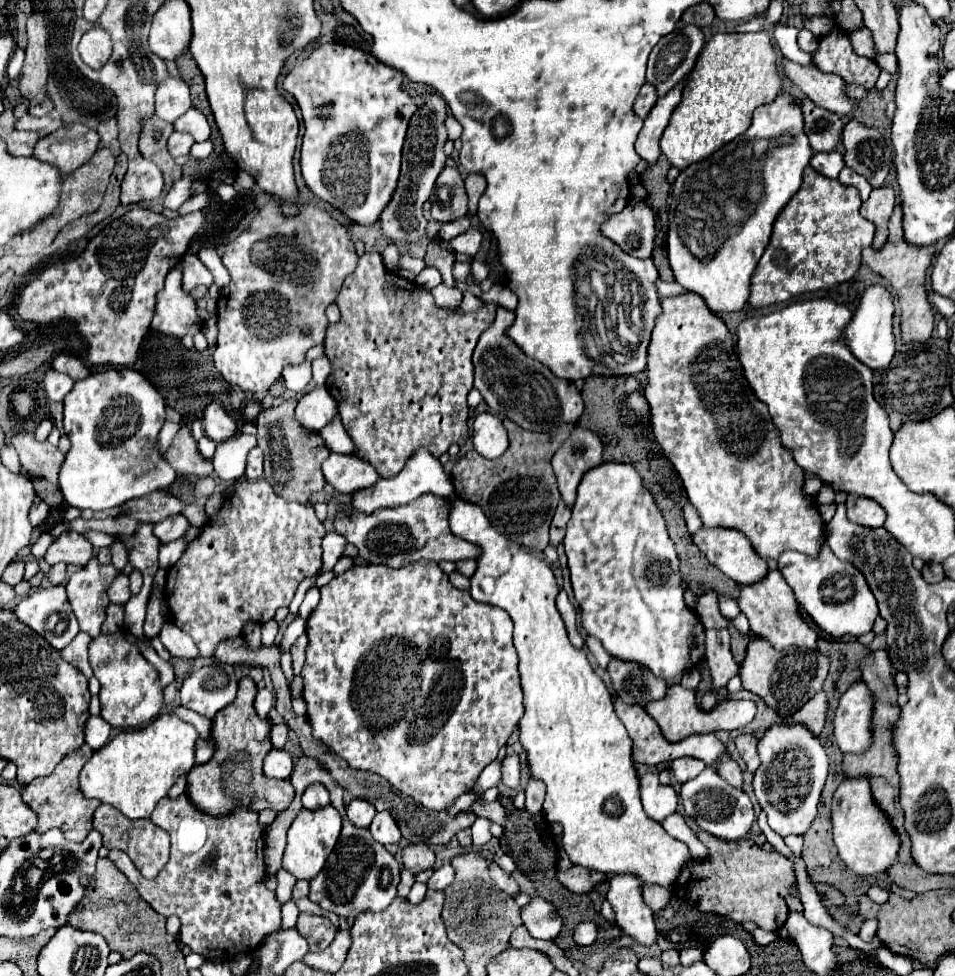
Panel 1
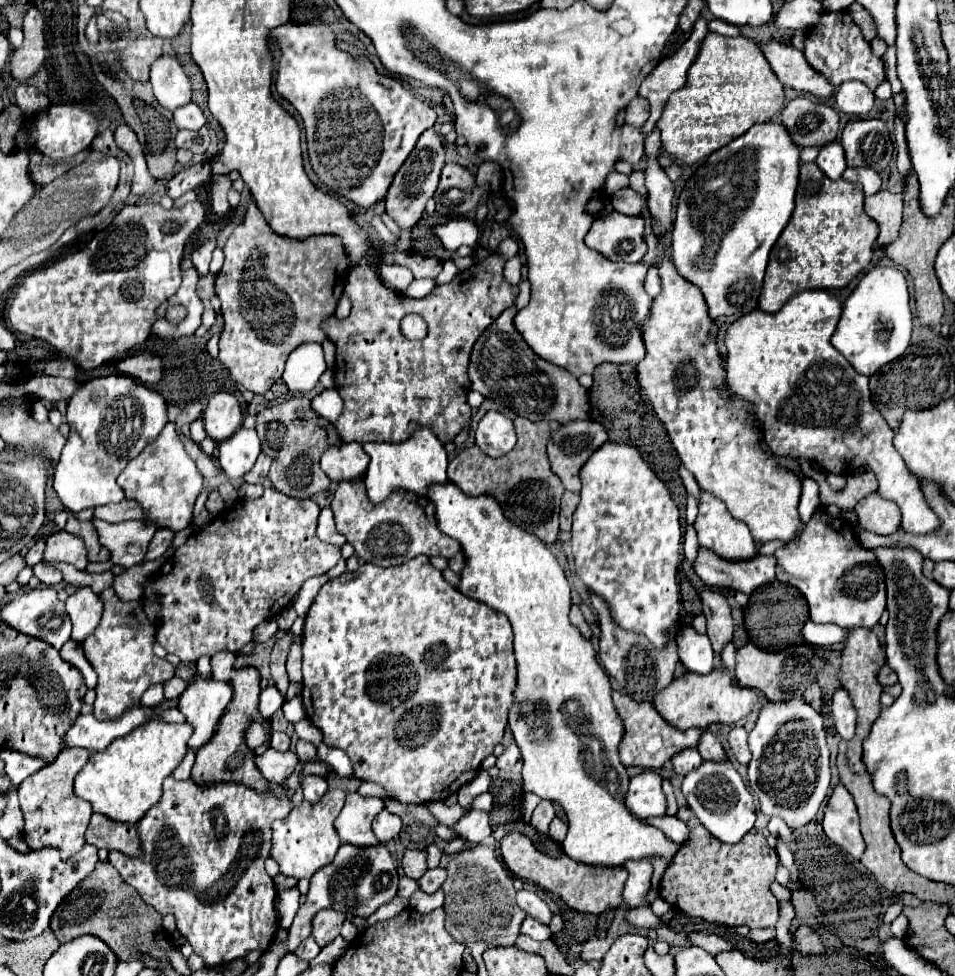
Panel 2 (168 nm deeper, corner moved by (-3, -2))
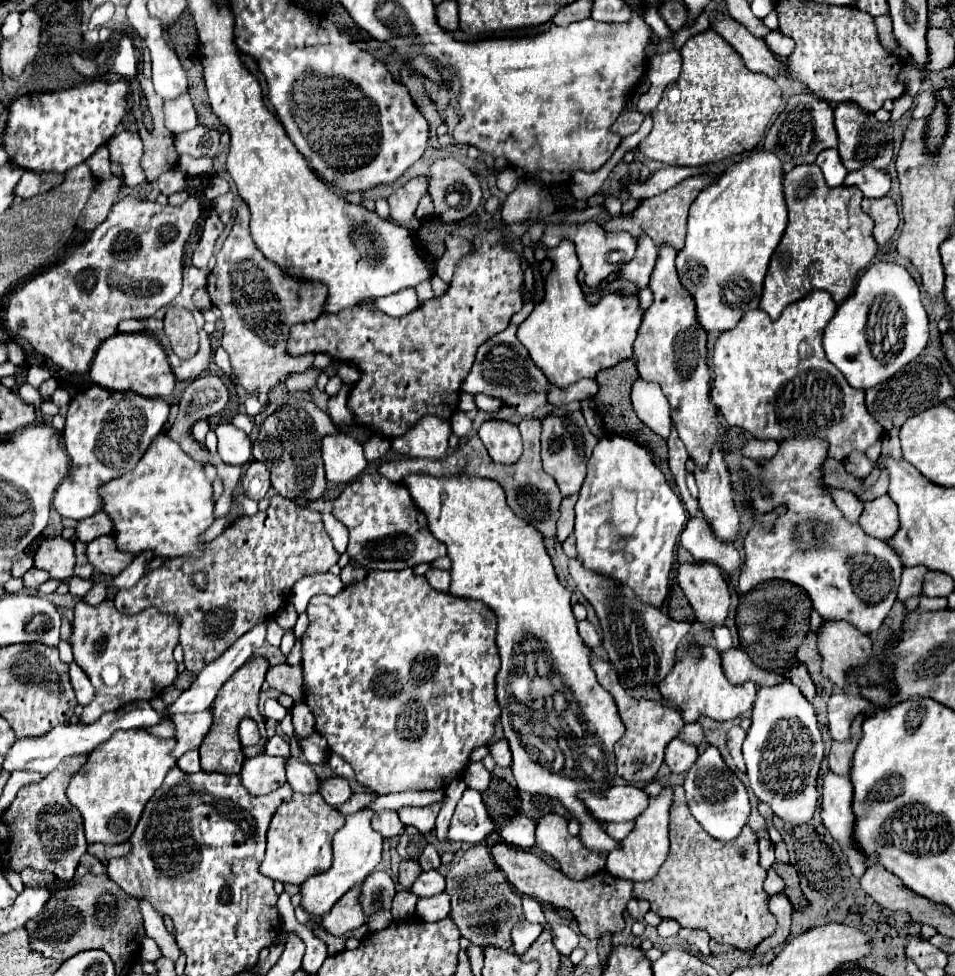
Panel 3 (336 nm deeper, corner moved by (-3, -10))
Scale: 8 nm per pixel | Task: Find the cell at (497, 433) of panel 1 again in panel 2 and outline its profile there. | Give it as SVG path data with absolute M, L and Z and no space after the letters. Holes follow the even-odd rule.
M496 410L486 412L476 428L476 444L492 458L508 454L516 444L512 420Z

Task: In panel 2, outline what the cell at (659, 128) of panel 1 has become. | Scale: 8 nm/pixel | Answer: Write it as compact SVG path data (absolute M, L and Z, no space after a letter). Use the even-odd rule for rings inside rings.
M654 130L652 136L646 138L646 188L648 188L648 206L650 206L650 218L652 218L652 232L664 246L664 256L658 264L658 274L662 282L662 292L654 298L650 306L650 318L640 324L646 356L642 362L636 364L638 370L638 382L652 404L658 418L664 422L668 436L682 460L682 464L694 474L700 488L706 492L712 492L718 496L728 512L736 518L748 524L754 540L758 544L770 542L770 540L784 540L792 542L800 536L800 516L798 516L798 502L802 492L802 482L798 476L786 468L776 466L774 458L768 458L760 448L760 424L756 418L748 412L748 404L742 400L732 400L724 392L724 358L718 354L716 348L716 324L708 316L708 308L704 304L704 296L700 296L700 290L694 284L688 284L684 280L668 254L668 234L672 230L672 198L674 198L674 184L666 176L666 172L658 164L660 156L660 132Z

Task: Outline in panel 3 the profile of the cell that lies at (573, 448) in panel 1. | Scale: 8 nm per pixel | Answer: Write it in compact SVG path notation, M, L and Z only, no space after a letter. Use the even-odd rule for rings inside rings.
M572 412L570 416L544 416L542 418L542 464L544 472L550 474L558 486L562 496L572 496L580 492L580 486L586 476L586 460L598 444L598 436L594 436L580 412Z

